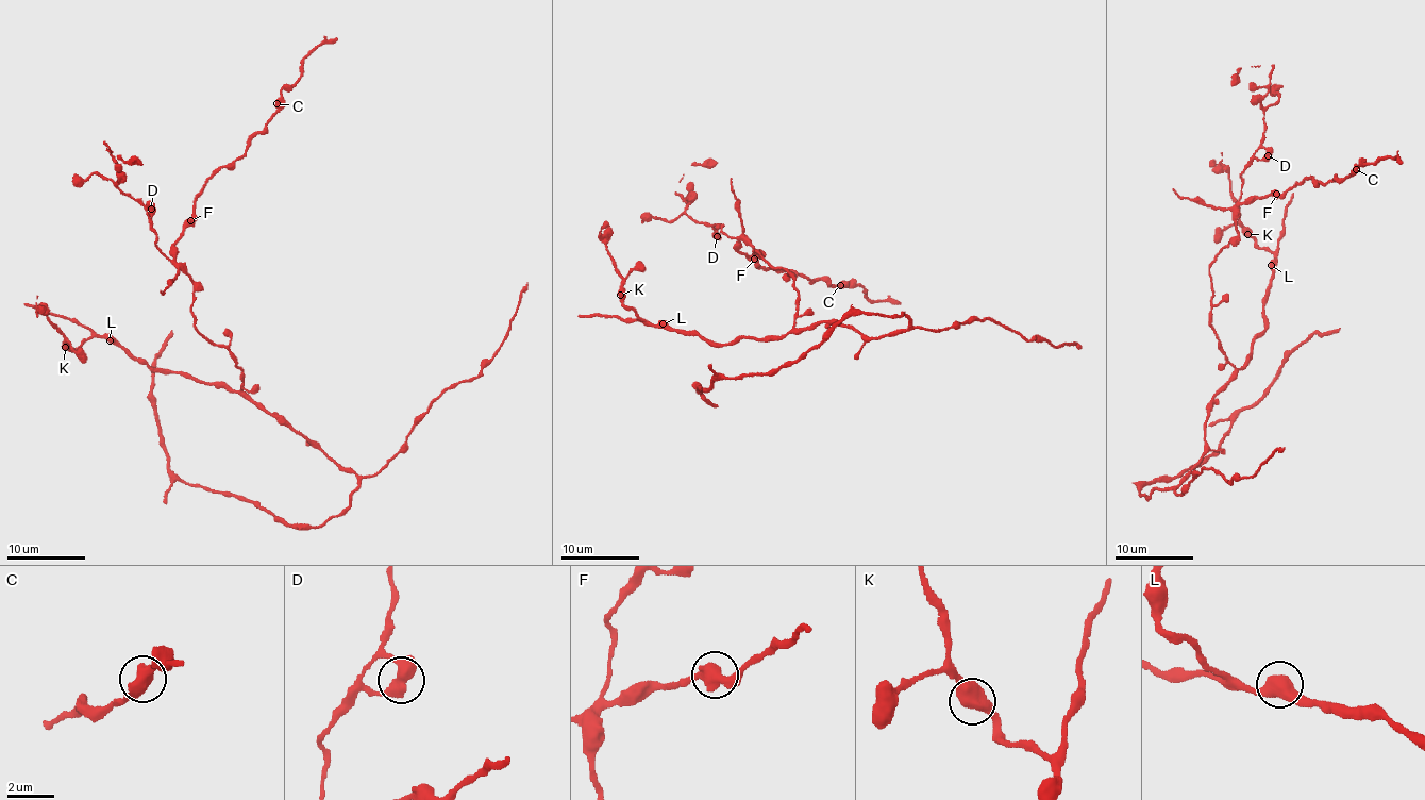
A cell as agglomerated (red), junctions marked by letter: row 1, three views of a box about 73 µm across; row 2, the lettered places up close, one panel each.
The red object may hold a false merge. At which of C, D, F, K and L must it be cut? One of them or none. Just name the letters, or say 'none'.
none

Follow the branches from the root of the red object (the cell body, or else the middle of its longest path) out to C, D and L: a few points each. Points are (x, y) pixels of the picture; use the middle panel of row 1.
C: (820, 323), (793, 329), (799, 296), (792, 276), (740, 240), (739, 252), (756, 266), (840, 285)
D: (820, 323), (793, 329), (799, 296), (792, 276), (722, 231), (722, 224), (716, 236)
L: (820, 323), (793, 330), (776, 338), (736, 337), (726, 344), (706, 343), (696, 335), (670, 330), (663, 323)

